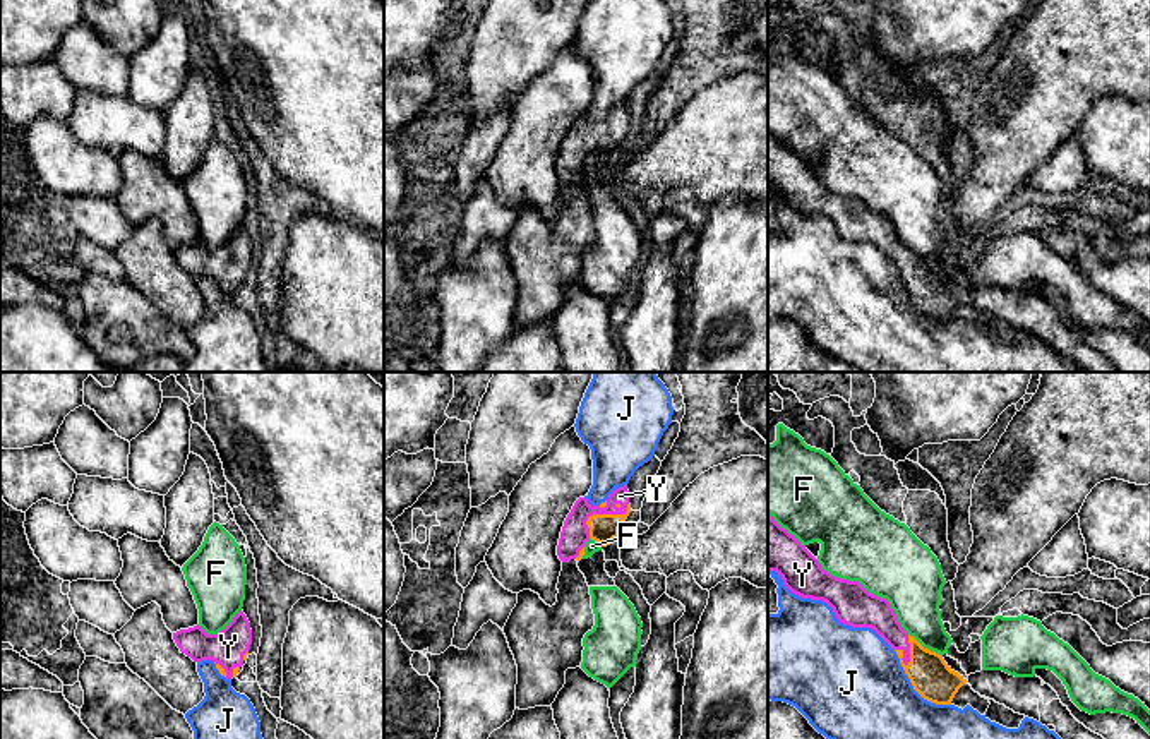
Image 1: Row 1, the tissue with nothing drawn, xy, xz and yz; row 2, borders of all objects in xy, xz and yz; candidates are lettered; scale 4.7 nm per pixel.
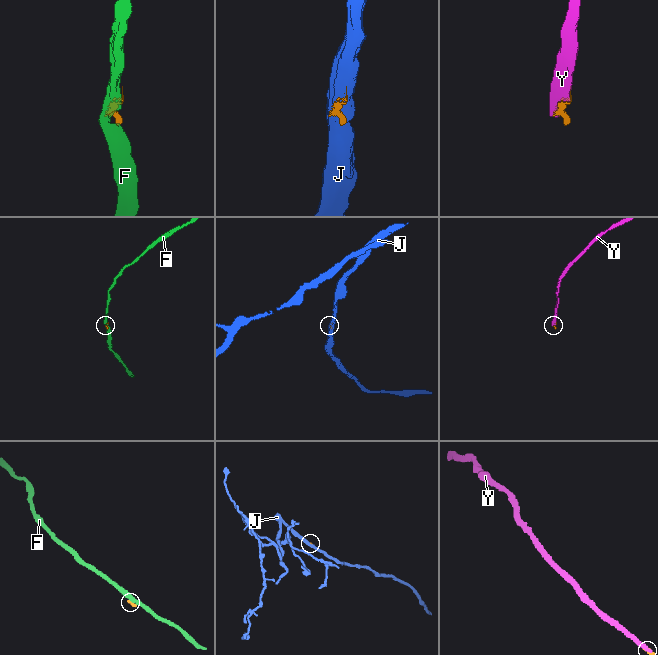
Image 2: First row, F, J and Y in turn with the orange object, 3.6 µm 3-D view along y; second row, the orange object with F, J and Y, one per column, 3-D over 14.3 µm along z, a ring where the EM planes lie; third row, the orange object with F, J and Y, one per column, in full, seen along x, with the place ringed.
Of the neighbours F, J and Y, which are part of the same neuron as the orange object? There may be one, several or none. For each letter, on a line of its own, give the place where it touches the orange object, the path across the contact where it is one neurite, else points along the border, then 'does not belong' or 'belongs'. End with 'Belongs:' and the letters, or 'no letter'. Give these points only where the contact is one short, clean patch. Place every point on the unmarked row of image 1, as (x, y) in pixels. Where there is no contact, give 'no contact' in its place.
F: meets orange in yz at (926, 264); border along yz (909, 249), (924, 263), (941, 271); does not belong
J: meets orange in yz at (914, 304); does not belong
Y: meets orange in xz at (602, 131); belongs
Belongs: Y

